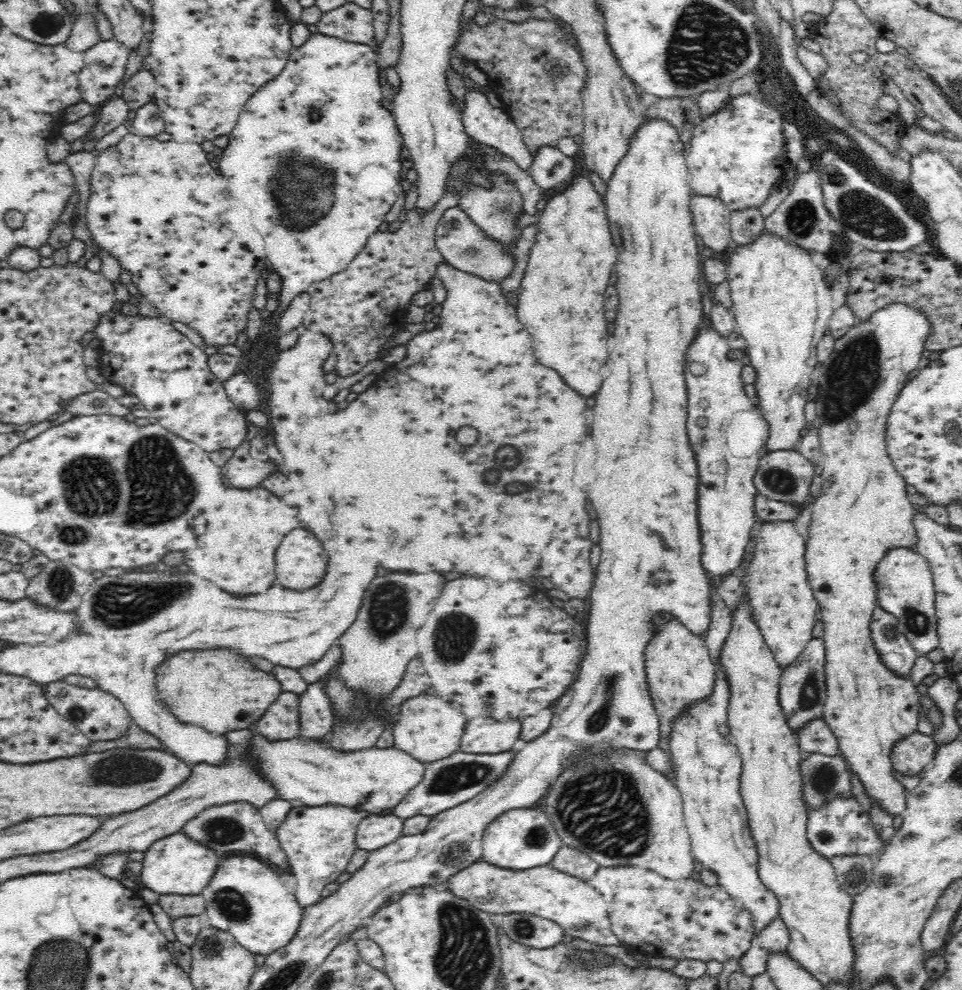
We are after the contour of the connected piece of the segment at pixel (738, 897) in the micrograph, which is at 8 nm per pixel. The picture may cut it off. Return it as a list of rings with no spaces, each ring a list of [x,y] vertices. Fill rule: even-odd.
[[[717,668],[715,673],[716,678],[710,696],[701,699],[692,708],[680,713],[673,720],[668,746],[675,763],[676,788],[682,796],[684,820],[686,820],[688,834],[690,834],[692,856],[706,870],[712,870],[718,876],[718,884],[722,886],[723,892],[731,897],[736,907],[745,913],[748,921],[752,923],[752,940],[754,940],[772,920],[779,918],[779,900],[769,888],[762,884],[758,876],[757,848],[749,828],[747,810],[739,791],[742,759],[733,742],[727,739],[729,686],[721,668]]]

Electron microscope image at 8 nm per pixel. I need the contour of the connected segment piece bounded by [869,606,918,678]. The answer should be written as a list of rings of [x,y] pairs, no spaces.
[[[876,606],[871,614],[869,631],[884,666],[902,678],[910,678],[910,670],[918,654],[898,630],[901,624],[897,622],[896,616]]]

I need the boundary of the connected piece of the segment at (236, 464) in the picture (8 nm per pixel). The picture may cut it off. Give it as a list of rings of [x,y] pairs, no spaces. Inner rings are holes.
[[[247,443],[233,450],[232,458],[221,467],[223,478],[226,478],[233,488],[254,489],[276,470],[273,462],[267,457],[257,457],[250,454]]]

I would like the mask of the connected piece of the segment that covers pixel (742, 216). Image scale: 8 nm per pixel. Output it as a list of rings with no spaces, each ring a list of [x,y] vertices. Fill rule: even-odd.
[[[759,207],[732,211],[729,218],[731,240],[739,245],[755,242],[758,235],[764,232],[764,217]]]

